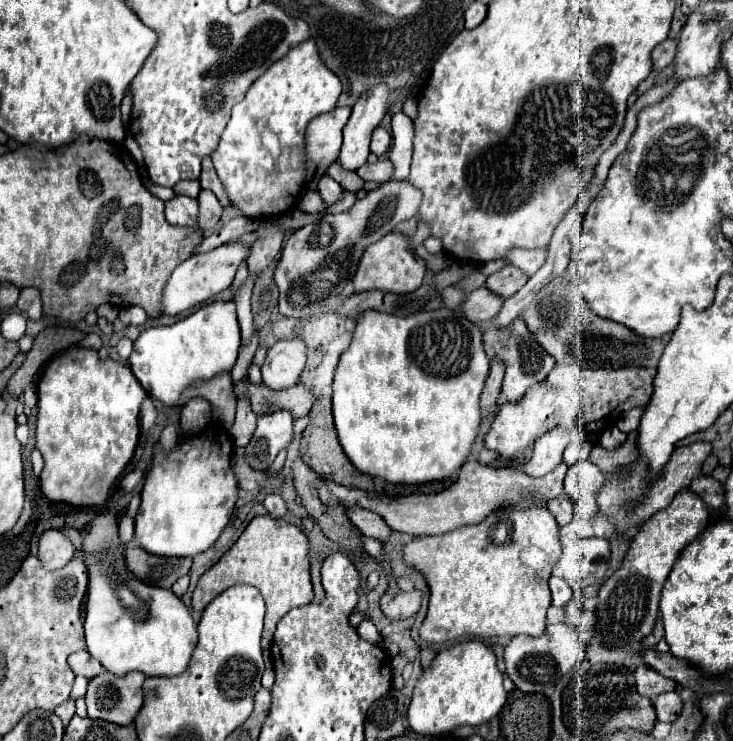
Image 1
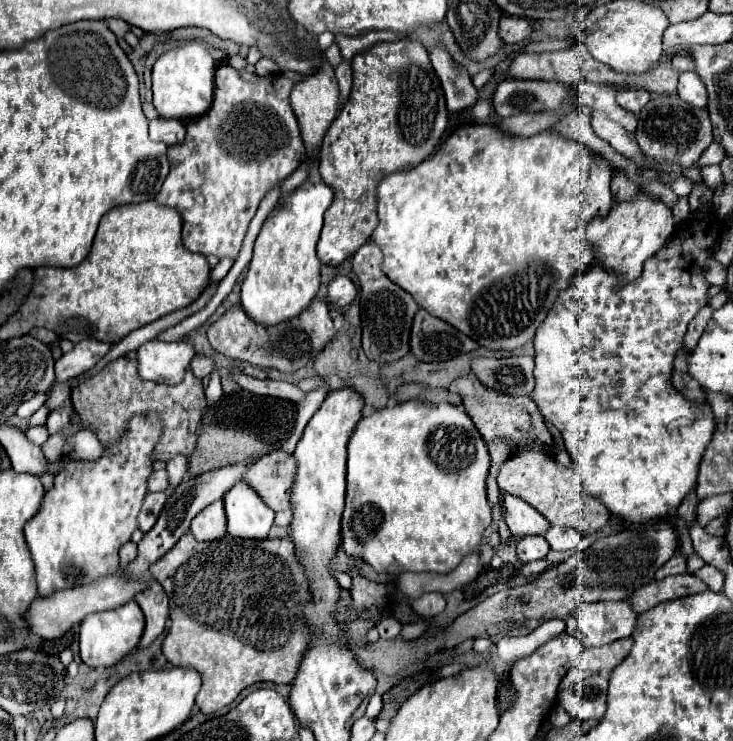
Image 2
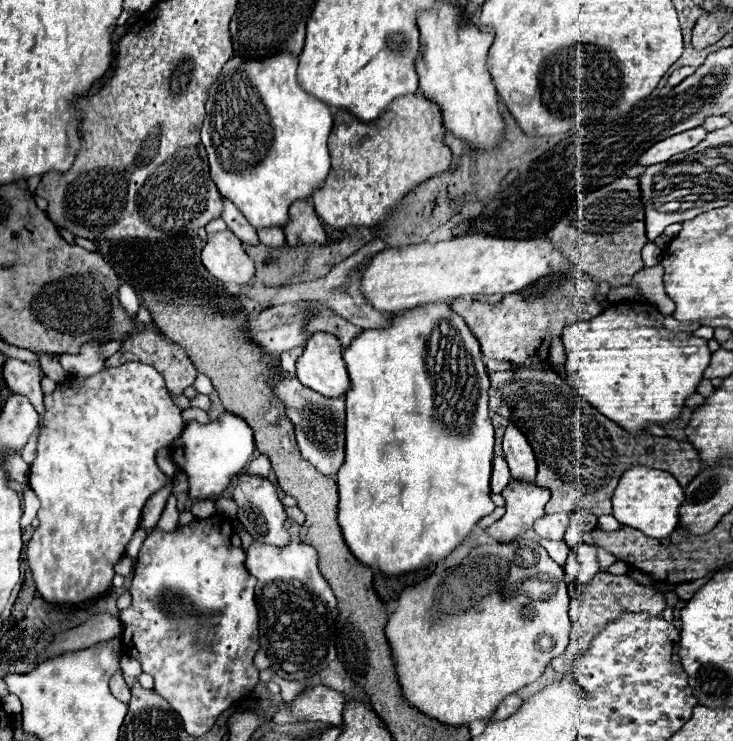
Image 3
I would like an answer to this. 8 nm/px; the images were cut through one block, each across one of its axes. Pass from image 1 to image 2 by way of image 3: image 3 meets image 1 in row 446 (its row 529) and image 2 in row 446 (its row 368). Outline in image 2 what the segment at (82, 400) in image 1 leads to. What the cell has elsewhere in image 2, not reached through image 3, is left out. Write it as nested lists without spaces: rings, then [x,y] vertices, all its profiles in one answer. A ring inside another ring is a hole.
[[[136,414],[130,418],[126,432],[112,446],[104,446],[102,458],[94,462],[84,460],[64,460],[64,470],[54,476],[54,486],[46,490],[40,510],[24,524],[24,536],[36,566],[38,594],[48,596],[56,590],[84,586],[96,578],[116,574],[120,570],[118,550],[126,544],[132,532],[138,528],[138,512],[146,498],[148,478],[152,474],[152,452],[162,438],[162,420],[156,414]]]

